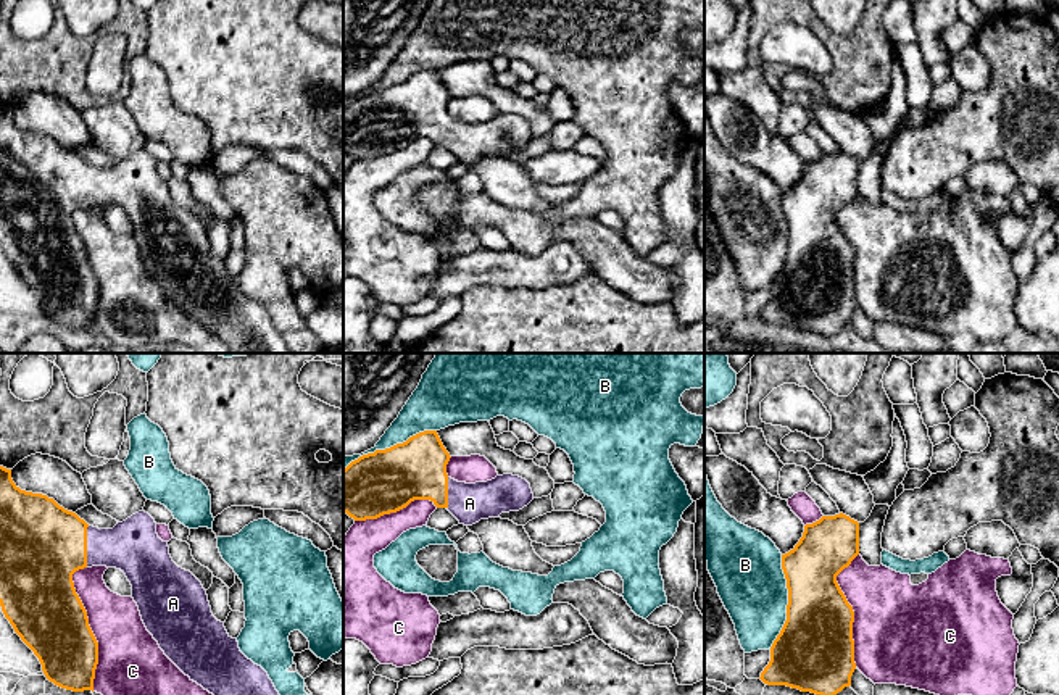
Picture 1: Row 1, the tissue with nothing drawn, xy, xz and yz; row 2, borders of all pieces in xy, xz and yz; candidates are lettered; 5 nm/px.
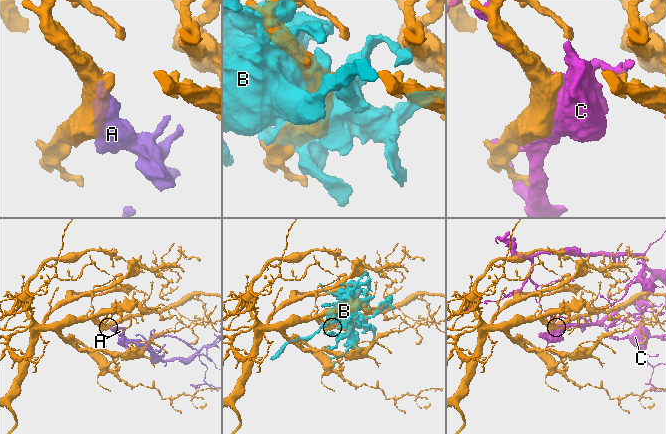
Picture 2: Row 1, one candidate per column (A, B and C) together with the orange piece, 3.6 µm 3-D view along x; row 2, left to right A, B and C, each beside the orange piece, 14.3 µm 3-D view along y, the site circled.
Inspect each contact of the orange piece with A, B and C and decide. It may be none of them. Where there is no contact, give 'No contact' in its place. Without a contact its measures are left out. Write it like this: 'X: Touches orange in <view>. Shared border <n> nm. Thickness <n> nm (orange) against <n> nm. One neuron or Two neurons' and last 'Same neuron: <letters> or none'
A: Touches orange in xy. Shared border 200 nm. Thickness 420 nm (orange) against 260 nm. One neuron
B: Touches orange in yz. Shared border 480 nm. Thickness 380 nm (orange) against 340 nm. Two neurons
C: Touches orange in xy. Shared border 650 nm. Thickness 360 nm (orange) against 300 nm. Two neurons
Same neuron: A

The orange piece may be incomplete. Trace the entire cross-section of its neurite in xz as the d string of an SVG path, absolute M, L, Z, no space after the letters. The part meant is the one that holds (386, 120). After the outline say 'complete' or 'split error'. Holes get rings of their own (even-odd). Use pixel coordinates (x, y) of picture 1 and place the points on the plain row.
M437 69L376 89L343 108L343 152L355 160L397 152L414 139L446 147L464 164L519 150L534 139L530 123L513 113L466 123L446 113L450 92Z; split error

